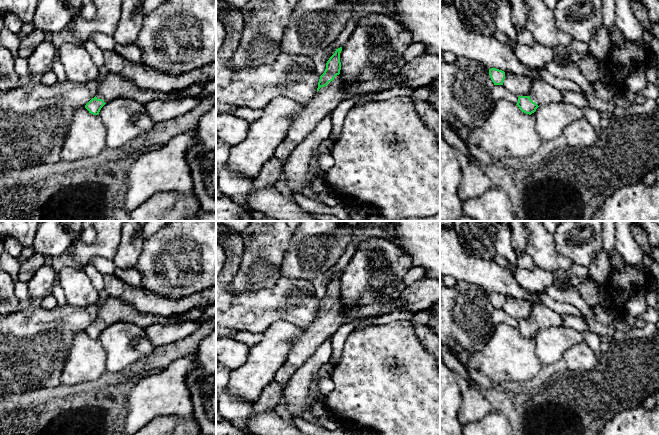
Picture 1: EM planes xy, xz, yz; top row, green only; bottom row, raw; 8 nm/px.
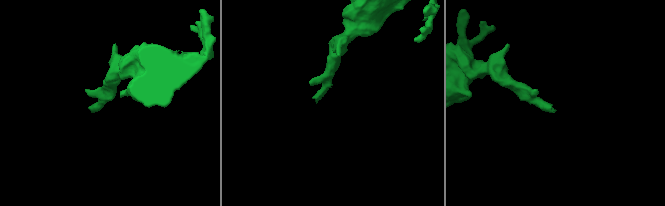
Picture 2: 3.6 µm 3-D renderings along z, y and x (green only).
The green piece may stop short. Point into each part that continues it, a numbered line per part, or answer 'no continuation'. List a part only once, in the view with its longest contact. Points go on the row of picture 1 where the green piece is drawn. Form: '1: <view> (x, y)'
1: xz (327, 98)

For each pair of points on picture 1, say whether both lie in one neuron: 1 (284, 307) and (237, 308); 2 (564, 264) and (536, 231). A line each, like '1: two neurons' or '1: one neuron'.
1: one neuron
2: one neuron

